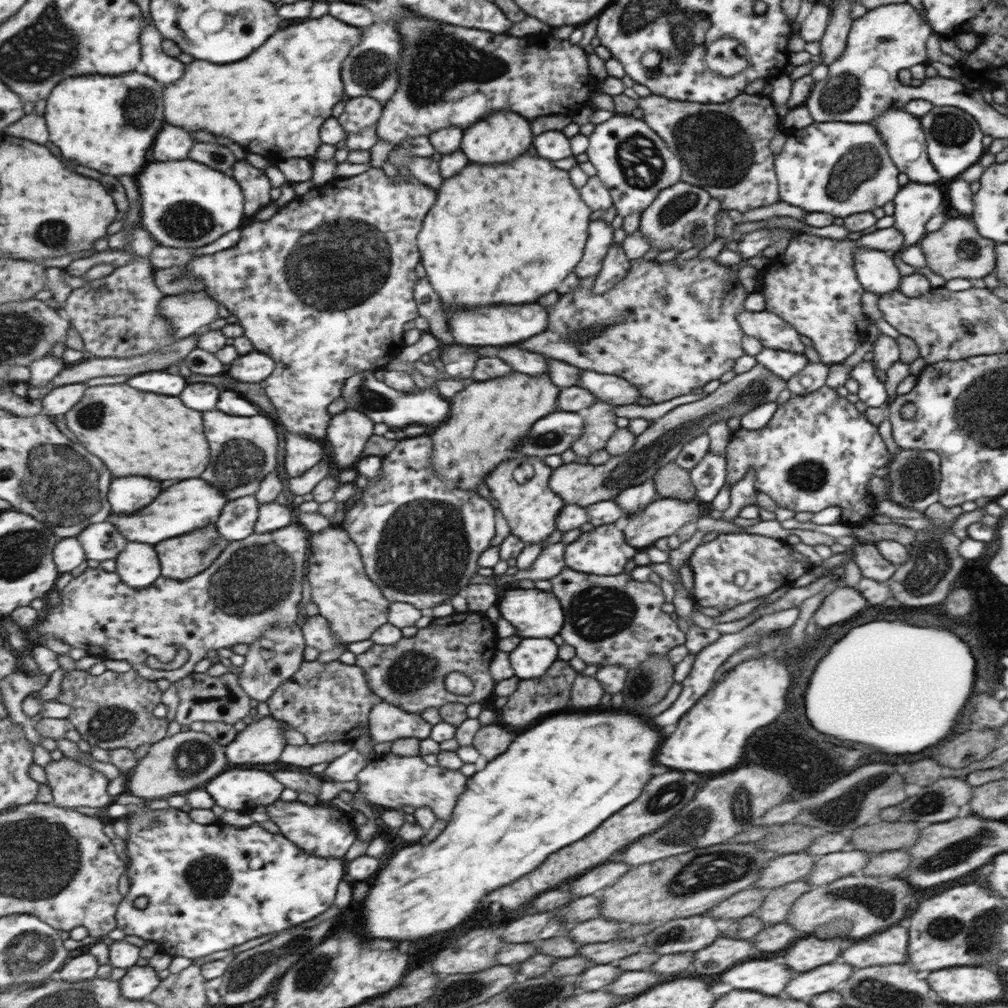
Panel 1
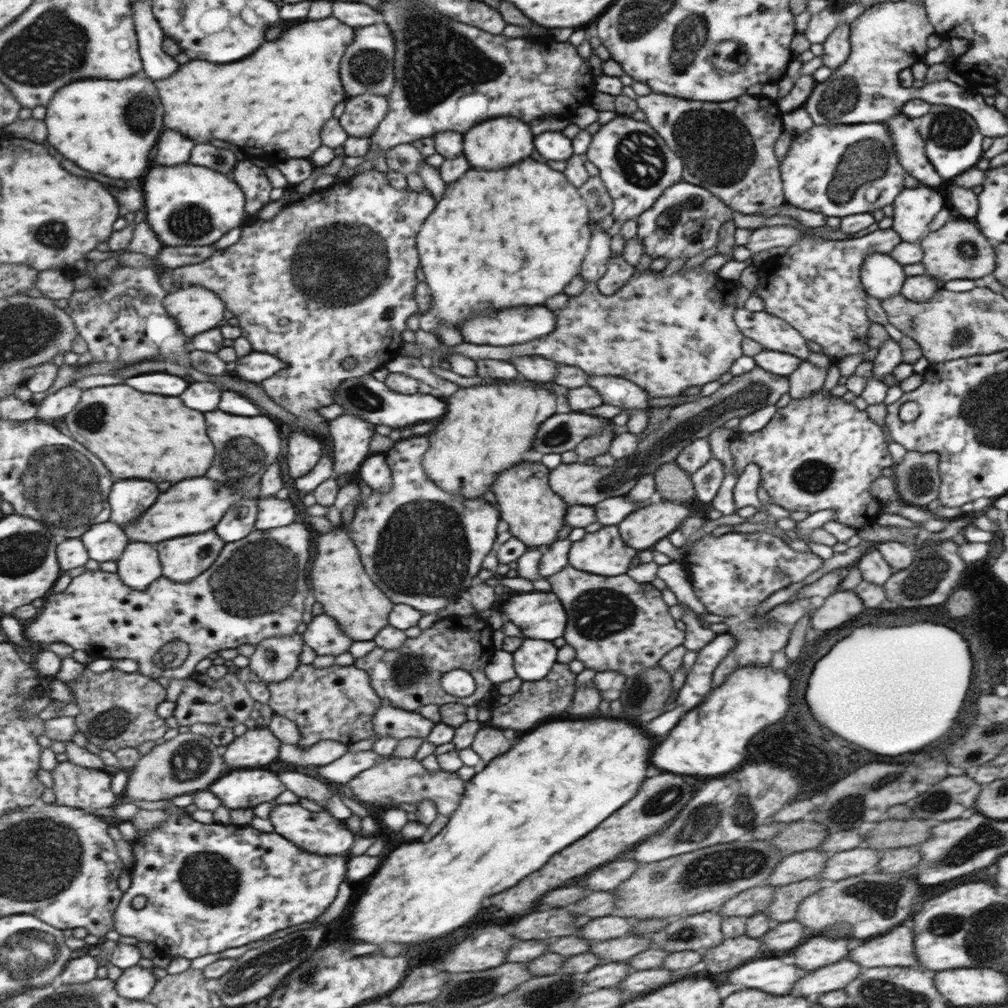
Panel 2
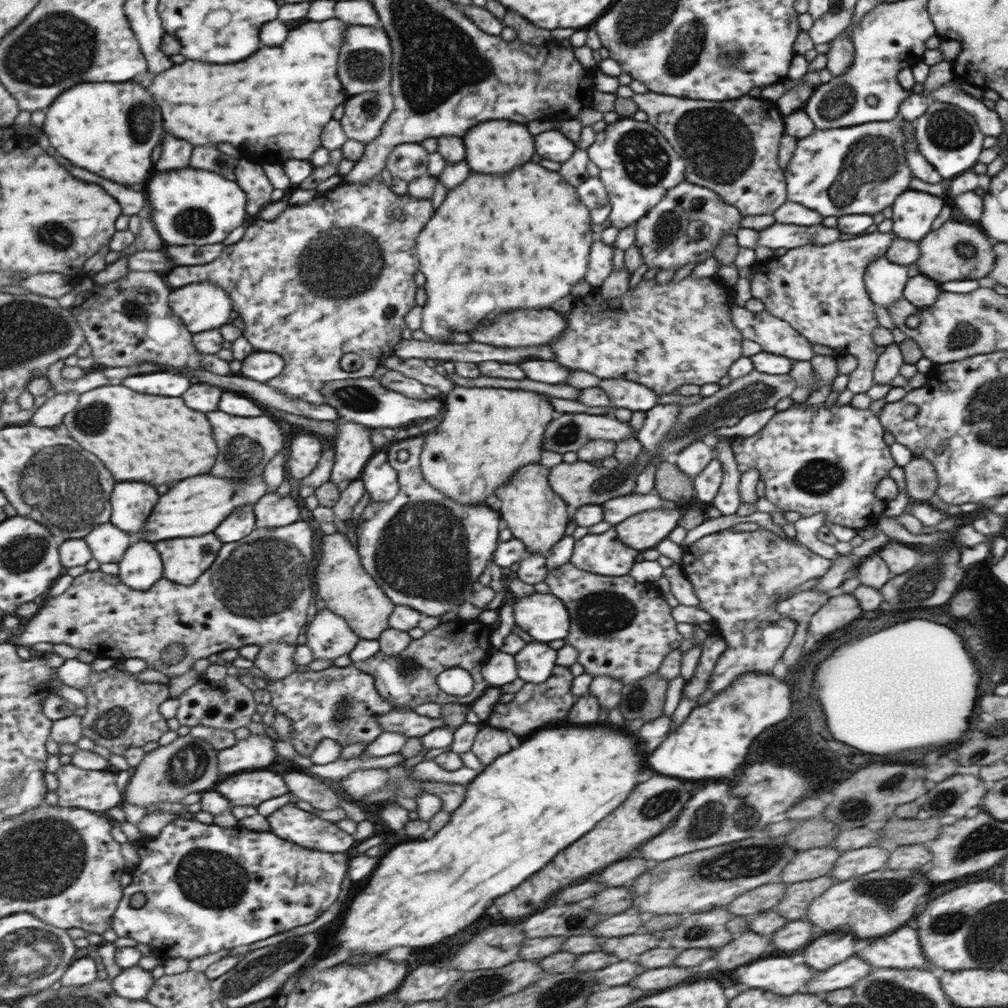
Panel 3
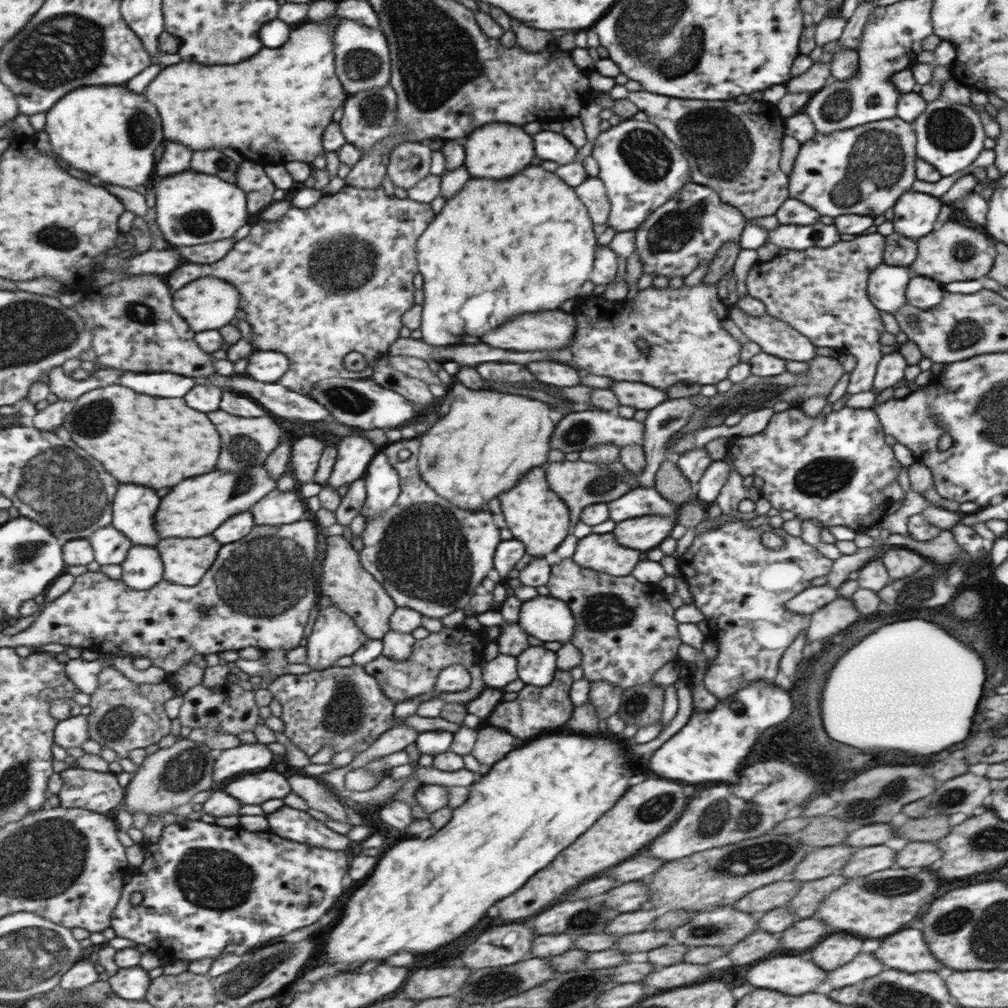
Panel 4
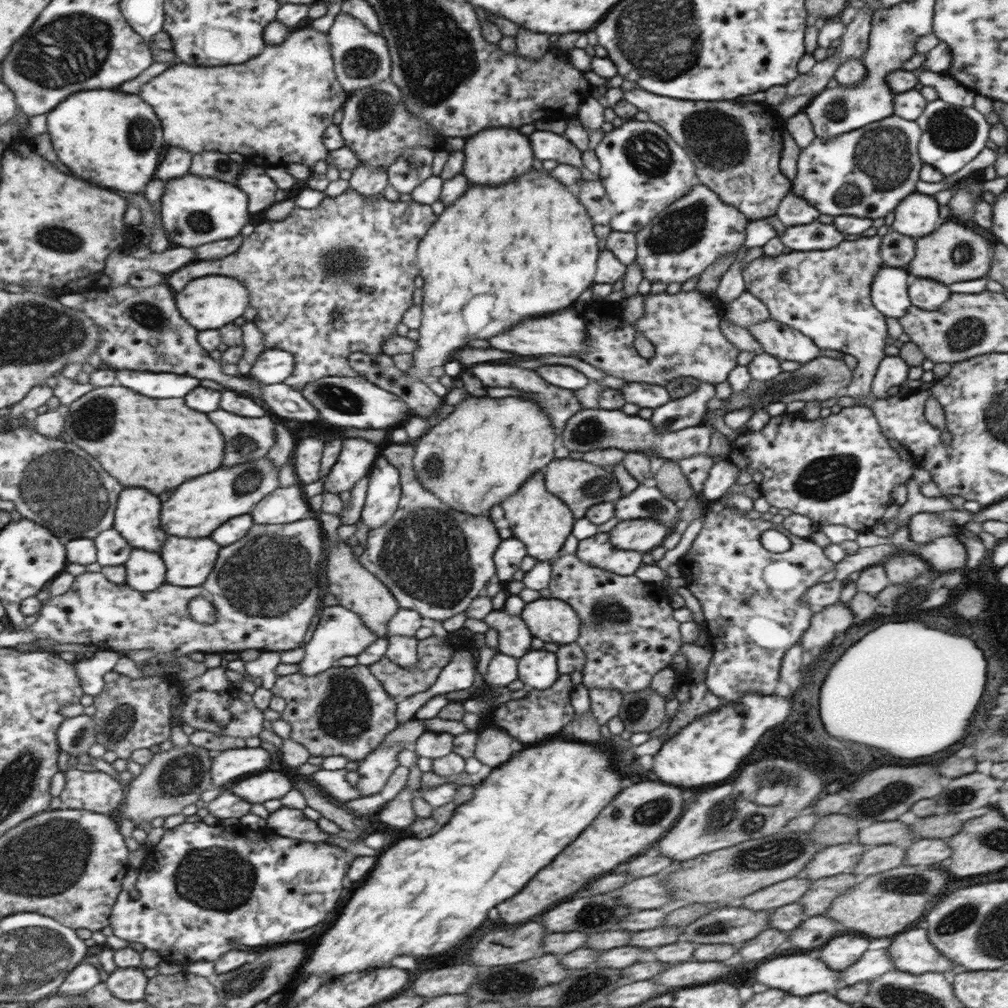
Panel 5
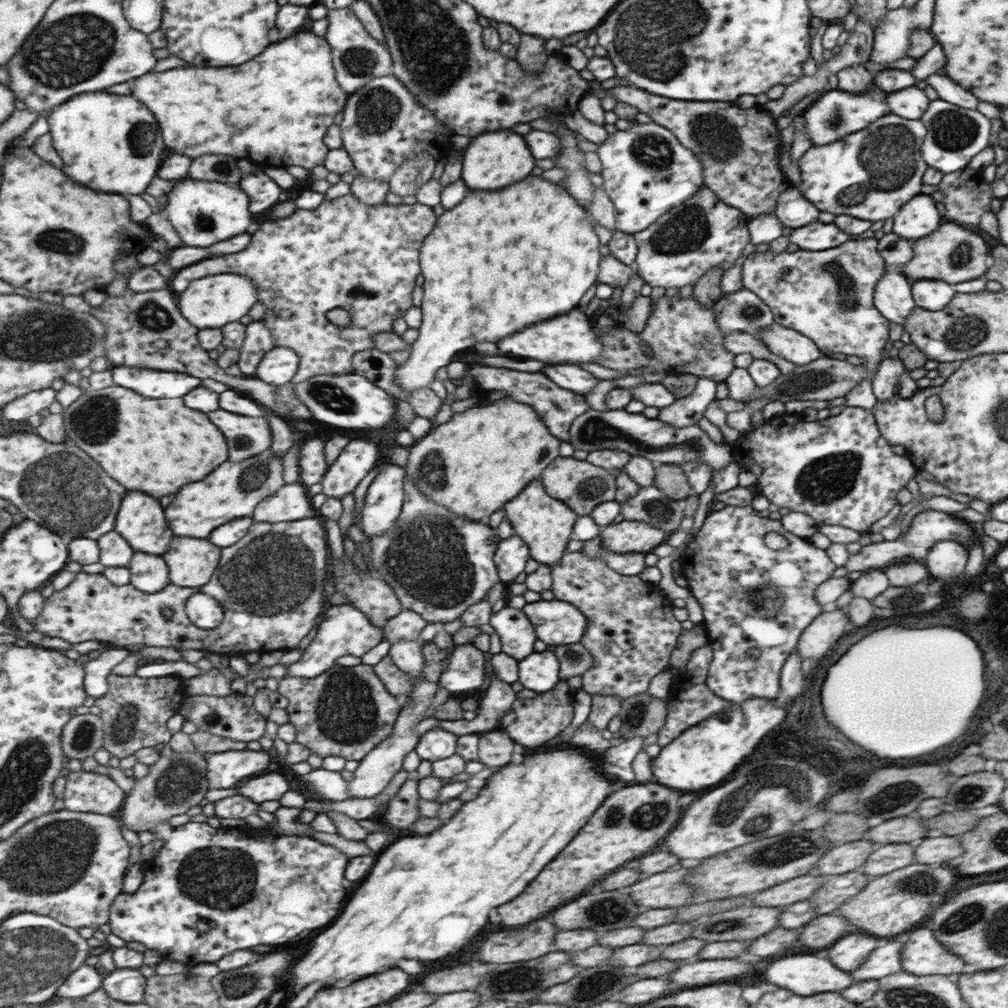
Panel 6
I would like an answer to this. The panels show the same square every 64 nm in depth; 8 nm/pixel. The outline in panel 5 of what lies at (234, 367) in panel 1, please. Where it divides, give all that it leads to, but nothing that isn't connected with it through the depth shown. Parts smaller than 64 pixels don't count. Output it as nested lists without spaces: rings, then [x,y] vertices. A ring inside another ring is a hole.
[[[273,348],[261,354],[251,376],[255,376],[259,382],[277,385],[283,383],[285,378],[289,379],[294,374],[293,370],[295,370],[294,354],[287,352],[286,349]]]

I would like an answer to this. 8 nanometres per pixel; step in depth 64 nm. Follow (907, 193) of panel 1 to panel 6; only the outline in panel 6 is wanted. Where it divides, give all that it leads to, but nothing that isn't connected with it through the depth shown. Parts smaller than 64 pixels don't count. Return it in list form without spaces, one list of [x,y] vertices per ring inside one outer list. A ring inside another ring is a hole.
[[[917,195],[893,220],[893,234],[909,240],[922,239],[941,226],[941,216],[929,195]]]

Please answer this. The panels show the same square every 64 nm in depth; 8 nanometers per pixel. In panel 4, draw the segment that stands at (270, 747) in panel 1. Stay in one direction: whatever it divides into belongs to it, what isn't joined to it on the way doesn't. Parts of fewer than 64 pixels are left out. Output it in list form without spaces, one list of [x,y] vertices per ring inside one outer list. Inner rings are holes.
[[[258,741],[220,752],[215,763],[216,784],[223,788],[245,774],[271,769],[275,760],[273,753],[267,744]]]

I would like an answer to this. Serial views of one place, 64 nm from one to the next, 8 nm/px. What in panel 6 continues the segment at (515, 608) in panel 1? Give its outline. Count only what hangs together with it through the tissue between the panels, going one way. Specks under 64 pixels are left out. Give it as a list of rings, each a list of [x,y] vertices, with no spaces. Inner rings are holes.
[[[539,600],[523,606],[536,638],[546,645],[579,643],[587,624],[584,613],[561,600]]]

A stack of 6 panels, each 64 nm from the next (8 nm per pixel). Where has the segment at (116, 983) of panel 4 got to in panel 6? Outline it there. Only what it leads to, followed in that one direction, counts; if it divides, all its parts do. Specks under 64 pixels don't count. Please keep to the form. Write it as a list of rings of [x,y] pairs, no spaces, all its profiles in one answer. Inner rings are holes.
[[[118,968],[104,978],[102,987],[115,1000],[129,1004],[144,1002],[148,978],[139,969]]]

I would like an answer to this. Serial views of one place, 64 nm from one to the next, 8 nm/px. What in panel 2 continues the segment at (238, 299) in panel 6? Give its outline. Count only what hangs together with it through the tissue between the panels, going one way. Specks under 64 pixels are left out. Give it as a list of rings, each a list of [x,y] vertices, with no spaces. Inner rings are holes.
[[[185,286],[177,292],[168,293],[164,300],[167,312],[179,321],[179,327],[190,338],[197,336],[205,331],[211,331],[219,324],[223,324],[225,318],[226,301],[222,299],[213,289],[204,286]]]

